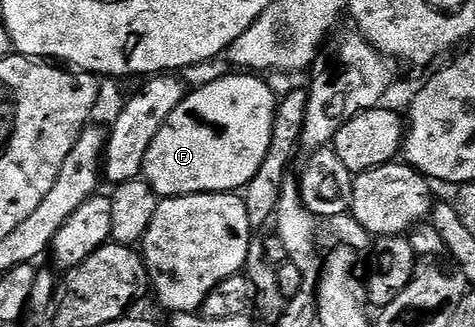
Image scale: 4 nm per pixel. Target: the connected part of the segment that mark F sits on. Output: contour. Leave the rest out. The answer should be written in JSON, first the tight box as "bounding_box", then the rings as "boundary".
{"bounding_box":[143,71,278,199],"boundary":[[[244,71],[220,78],[208,86],[193,88],[184,101],[170,111],[170,119],[166,119],[158,135],[154,135],[154,143],[150,143],[150,151],[146,151],[143,180],[160,199],[243,190],[262,167],[270,149],[277,104],[278,98],[270,91],[265,78]]]}

